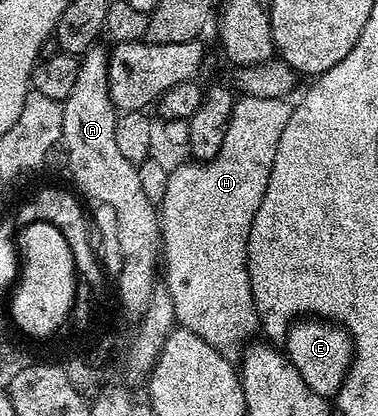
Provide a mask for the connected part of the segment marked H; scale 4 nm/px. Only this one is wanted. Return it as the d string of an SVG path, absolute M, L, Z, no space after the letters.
M239 97L220 152L211 162L175 169L160 203L164 284L174 304L174 321L223 352L249 343L260 326L250 287L246 245L291 109L285 98Z

